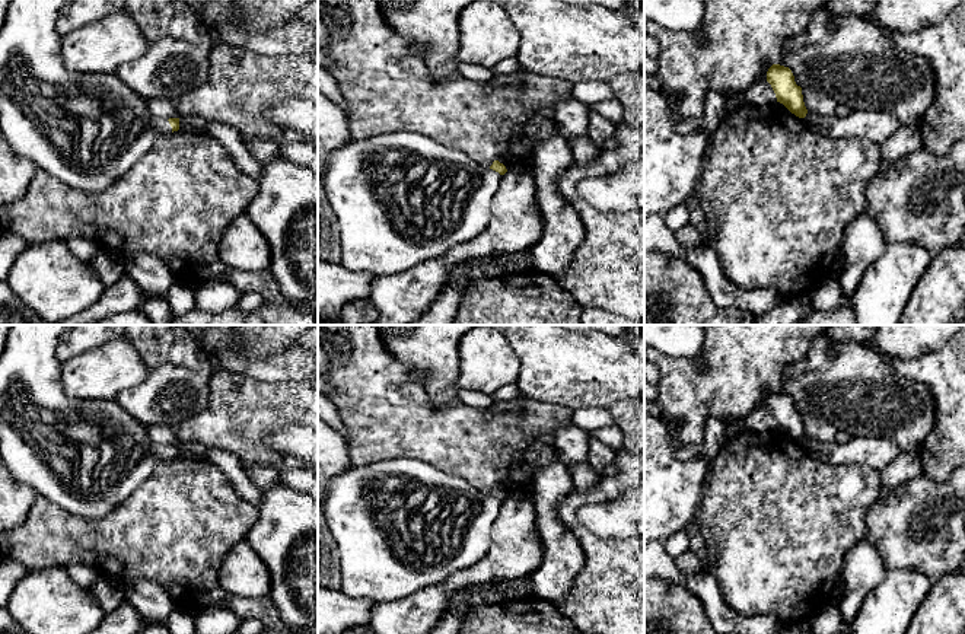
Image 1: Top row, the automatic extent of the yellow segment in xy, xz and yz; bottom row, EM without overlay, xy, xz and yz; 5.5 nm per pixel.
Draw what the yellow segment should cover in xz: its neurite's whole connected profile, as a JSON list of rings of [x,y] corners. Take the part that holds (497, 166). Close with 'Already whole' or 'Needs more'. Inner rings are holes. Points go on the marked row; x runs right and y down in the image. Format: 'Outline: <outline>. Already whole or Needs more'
Outline: [[[385,133],[341,144],[328,154],[322,175],[340,229],[341,264],[383,277],[405,273],[480,236],[506,172],[499,160],[485,169],[466,153],[421,133]]]. Needs more

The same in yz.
Outline: [[[773,64],[767,71],[767,82],[771,85],[777,102],[783,103],[796,117],[806,117],[808,109],[803,102],[802,87],[796,85],[789,67]]]. Already whole

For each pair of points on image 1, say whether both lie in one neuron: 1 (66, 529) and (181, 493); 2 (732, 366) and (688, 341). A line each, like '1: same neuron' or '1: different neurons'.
1: same neuron
2: different neurons

